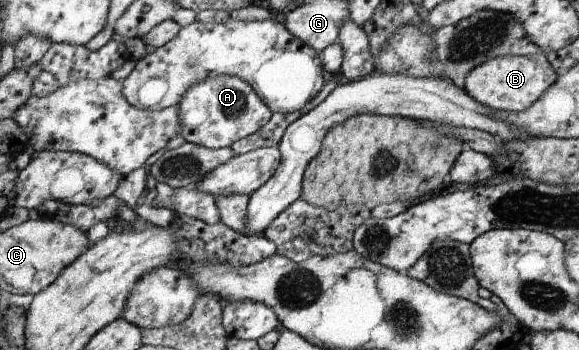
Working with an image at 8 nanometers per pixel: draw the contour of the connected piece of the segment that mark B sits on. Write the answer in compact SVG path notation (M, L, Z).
M543 53L512 56L498 55L468 73L463 87L476 101L489 108L505 111L524 111L534 104L558 79L561 71L555 70Z

